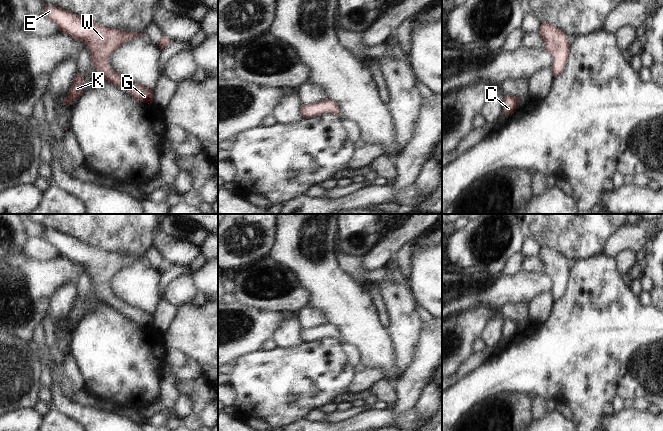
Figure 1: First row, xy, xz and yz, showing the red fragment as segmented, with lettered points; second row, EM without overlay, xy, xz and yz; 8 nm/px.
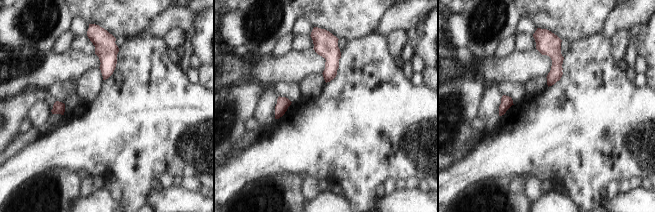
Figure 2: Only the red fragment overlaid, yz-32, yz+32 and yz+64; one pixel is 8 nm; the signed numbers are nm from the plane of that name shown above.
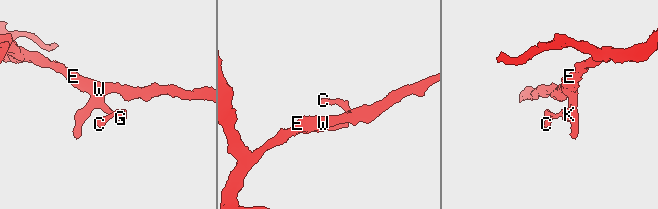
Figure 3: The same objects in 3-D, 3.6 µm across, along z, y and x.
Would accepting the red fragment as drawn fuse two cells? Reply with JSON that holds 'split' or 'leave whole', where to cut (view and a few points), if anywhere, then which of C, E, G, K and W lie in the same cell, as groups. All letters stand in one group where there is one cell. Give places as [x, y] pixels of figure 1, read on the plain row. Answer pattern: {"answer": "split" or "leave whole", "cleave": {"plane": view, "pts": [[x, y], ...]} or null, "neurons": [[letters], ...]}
{"answer": "leave whole", "cleave": null, "neurons": [["C", "E", "G", "K", "W"]]}

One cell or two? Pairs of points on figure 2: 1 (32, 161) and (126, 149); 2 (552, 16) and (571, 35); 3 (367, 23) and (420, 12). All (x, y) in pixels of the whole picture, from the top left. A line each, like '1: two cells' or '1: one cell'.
1: one cell
2: one cell
3: two cells

